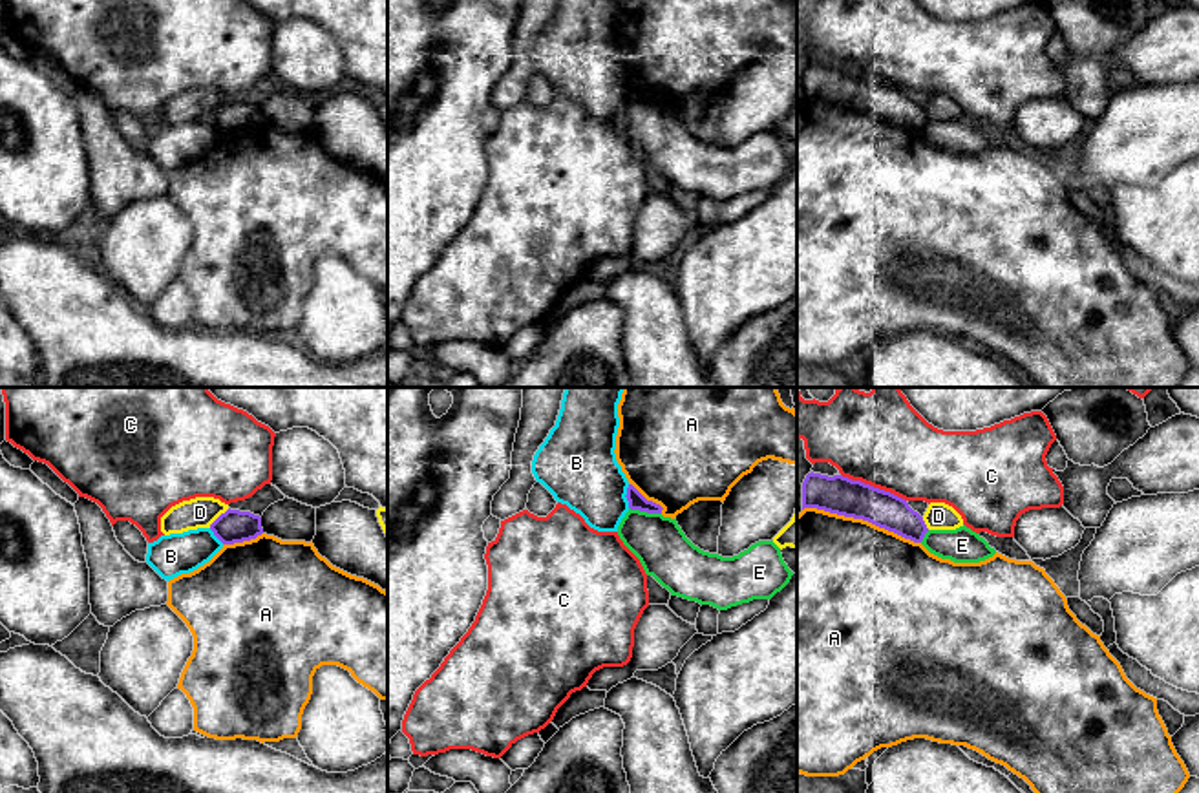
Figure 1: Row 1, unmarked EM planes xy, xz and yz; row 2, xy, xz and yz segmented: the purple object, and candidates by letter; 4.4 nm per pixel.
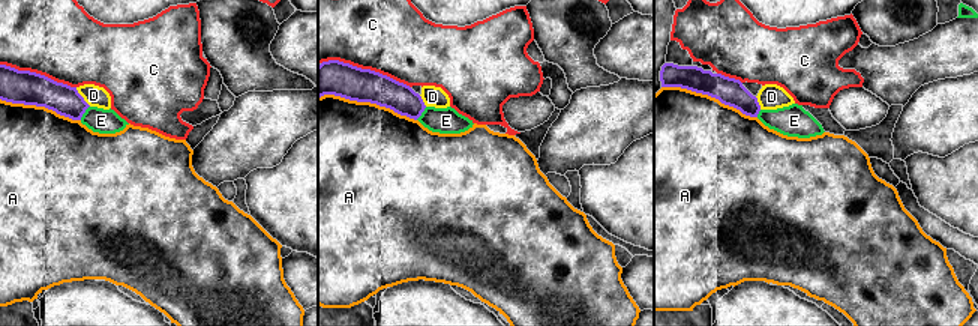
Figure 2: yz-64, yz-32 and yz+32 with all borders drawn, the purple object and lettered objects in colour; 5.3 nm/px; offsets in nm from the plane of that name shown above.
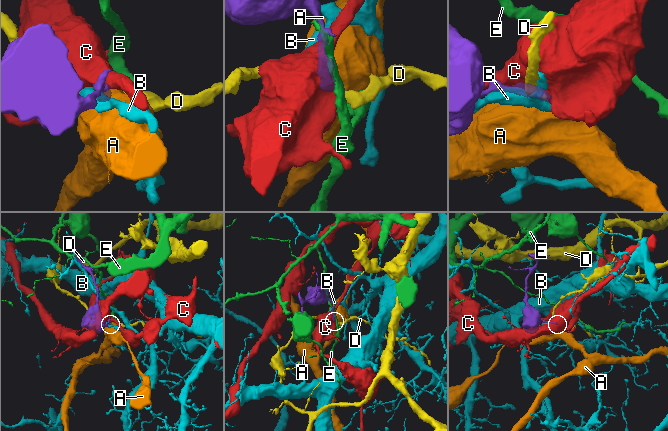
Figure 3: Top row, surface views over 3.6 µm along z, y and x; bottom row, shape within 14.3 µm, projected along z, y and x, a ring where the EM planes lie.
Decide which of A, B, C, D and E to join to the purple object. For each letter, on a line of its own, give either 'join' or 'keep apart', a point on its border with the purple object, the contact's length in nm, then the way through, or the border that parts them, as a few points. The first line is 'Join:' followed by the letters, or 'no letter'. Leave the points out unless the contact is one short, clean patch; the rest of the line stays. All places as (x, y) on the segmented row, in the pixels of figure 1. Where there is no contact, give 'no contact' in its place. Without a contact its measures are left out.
Join: no letter
A: keep apart; contact yz (861, 518); length 550 nm
B: keep apart; contact xz (626, 496); length 100 nm
C: keep apart; contact yz (872, 486); length 320 nm
D: keep apart; contact xy (218, 518); length 130 nm; border xy (229, 508), (209, 527)
E: keep apart; contact xz (646, 510); length 150 nm; border xz (629, 507), (640, 512), (660, 514)

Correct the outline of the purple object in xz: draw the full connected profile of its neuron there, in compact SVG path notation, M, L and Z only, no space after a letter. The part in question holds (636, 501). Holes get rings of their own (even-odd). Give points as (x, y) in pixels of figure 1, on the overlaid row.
M629 484L625 497L631 510L640 510L647 513L662 513L663 510L660 504L647 501L632 484Z

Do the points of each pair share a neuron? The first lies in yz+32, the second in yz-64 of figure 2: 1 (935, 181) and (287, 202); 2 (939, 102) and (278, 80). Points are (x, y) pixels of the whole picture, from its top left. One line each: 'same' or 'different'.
1: same
2: different

